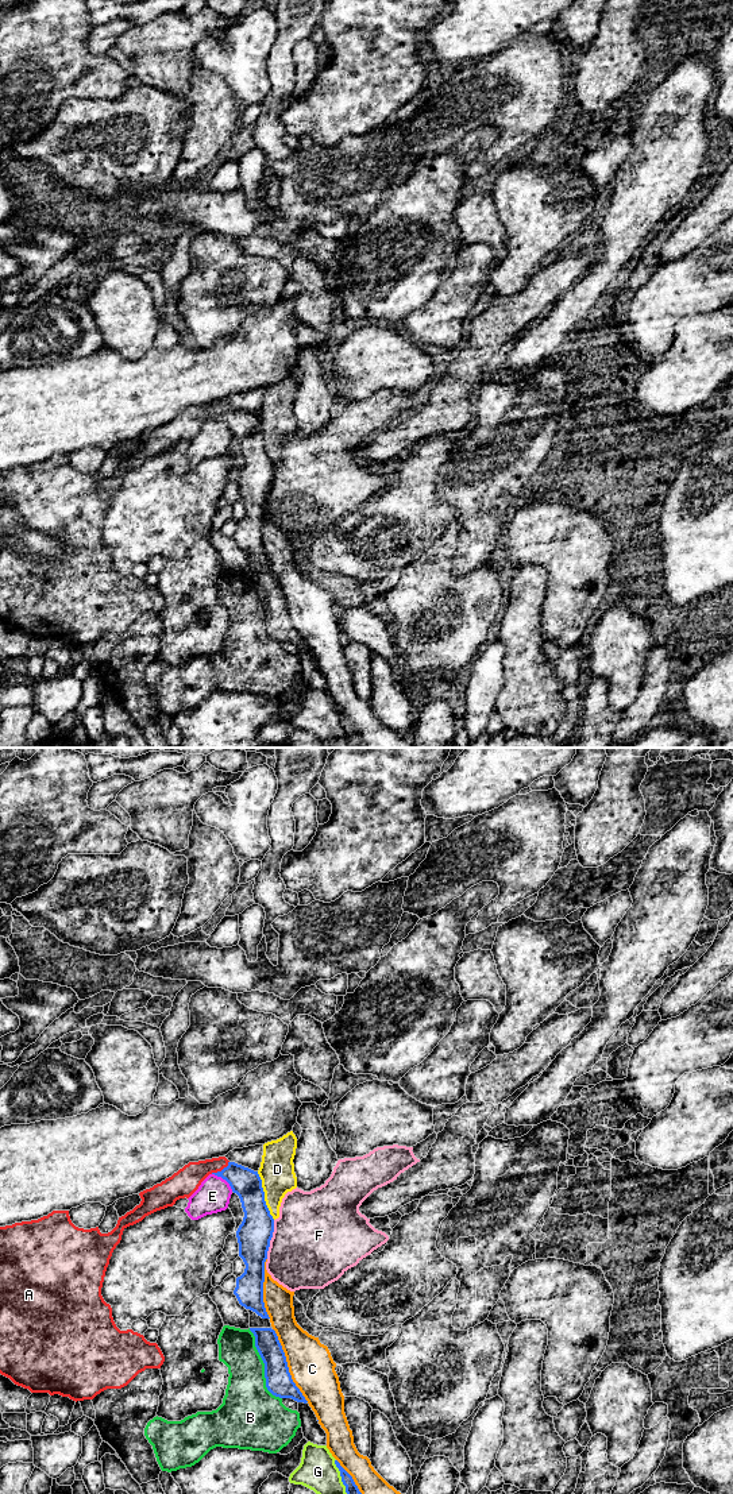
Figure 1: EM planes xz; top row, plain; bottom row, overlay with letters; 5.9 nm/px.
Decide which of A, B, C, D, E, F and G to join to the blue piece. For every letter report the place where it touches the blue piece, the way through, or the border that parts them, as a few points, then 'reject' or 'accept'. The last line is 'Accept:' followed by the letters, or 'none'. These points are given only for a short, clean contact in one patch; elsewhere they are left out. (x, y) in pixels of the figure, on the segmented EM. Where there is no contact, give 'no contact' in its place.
A: meets blue in xz at (222, 1170); runs through xz (243, 1181), (231, 1172), (222, 1170), (201, 1169), (182, 1184); accept
B: meets blue in xz at (265, 1366); reject
C: meets blue in xz at (286, 1365); reject
D: meets blue in xz at (263, 1196); border along xz (257, 1172), (265, 1204), (274, 1219); reject
E: meets blue in xz at (224, 1178); border along xz (212, 1173), (222, 1177), (232, 1191); reject
F: meets blue in xz at (270, 1239); reject
G: meets blue in xz at (340, 1475); reject
Accept: A

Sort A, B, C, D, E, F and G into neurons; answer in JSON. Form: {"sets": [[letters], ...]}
{"sets": [["A"], ["B"], ["C"], ["D"], ["E"], ["F"], ["G"]]}

